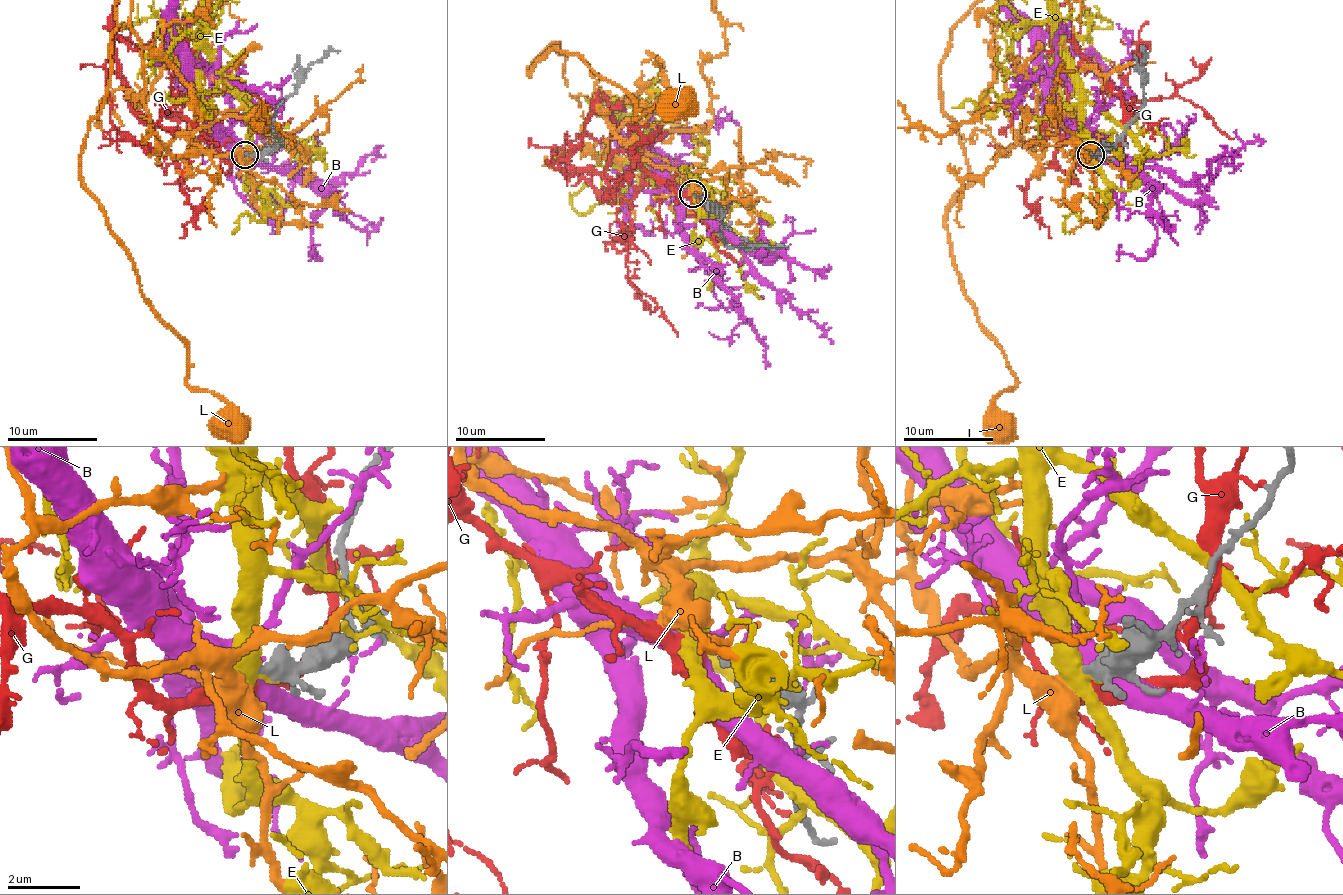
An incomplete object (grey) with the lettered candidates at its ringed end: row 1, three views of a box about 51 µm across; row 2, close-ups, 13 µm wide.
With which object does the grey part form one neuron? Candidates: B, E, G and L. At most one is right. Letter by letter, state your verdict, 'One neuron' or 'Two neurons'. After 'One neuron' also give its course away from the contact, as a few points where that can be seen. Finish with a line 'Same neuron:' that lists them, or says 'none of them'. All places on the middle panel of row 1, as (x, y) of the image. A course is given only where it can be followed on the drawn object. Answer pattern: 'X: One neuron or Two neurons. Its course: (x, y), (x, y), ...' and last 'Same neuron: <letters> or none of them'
B: Two neurons
E: Two neurons
G: Two neurons
L: Two neurons
Same neuron: none of them

